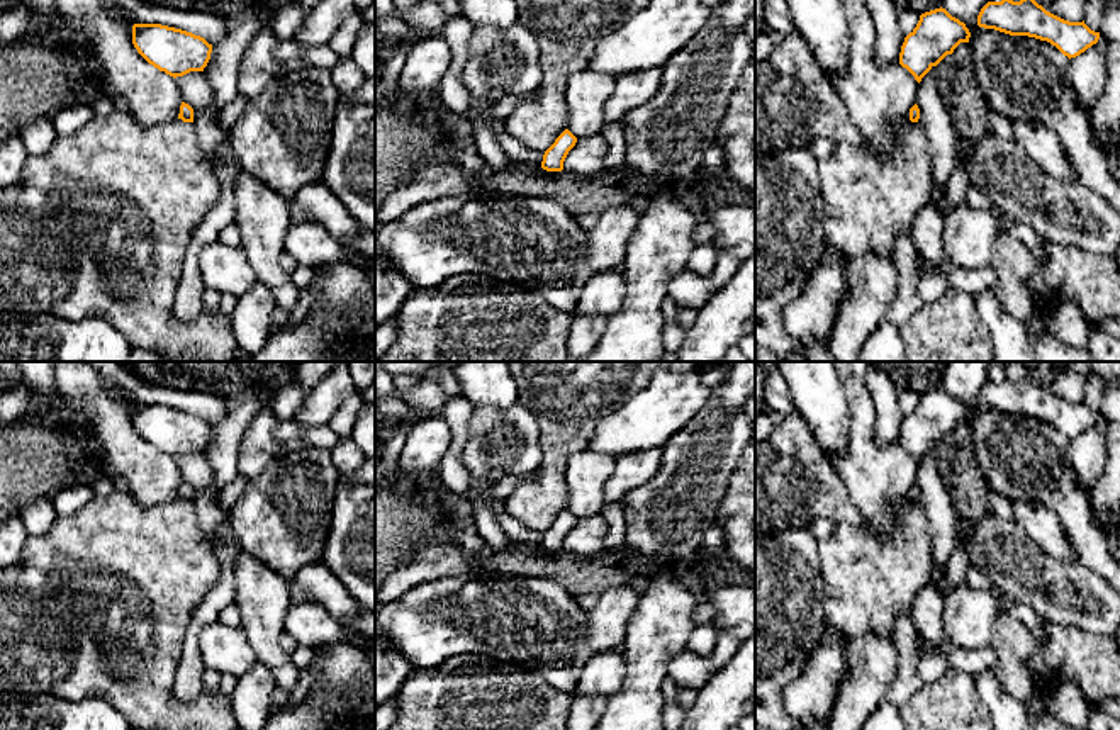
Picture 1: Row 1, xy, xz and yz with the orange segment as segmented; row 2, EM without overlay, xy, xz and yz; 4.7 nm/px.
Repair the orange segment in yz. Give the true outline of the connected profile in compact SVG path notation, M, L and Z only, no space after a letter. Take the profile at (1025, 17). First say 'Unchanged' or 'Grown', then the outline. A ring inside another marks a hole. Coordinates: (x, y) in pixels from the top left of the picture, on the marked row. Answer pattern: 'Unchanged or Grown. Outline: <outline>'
Unchanged. Outline: M1035 0L988 2L977 15L977 25L1010 36L1047 41L1069 59L1079 56L1100 39L1100 32L1091 31L1084 20L1064 20L1047 12Z

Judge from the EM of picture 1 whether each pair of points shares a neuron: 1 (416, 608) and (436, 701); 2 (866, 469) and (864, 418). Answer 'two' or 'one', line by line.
1: two
2: one

